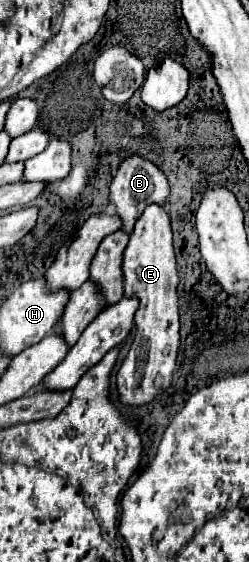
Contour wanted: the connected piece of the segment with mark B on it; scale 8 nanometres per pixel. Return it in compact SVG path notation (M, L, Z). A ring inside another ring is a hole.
M132 156L132 158L126 158L120 164L118 174L112 180L112 184L110 184L110 196L108 196L108 200L110 200L110 204L116 206L116 214L122 220L122 230L126 234L130 234L134 230L136 220L144 212L144 208L150 206L150 204L166 206L168 196L170 196L170 184L166 180L164 172L160 168L156 168L150 160L144 160L140 156Z

